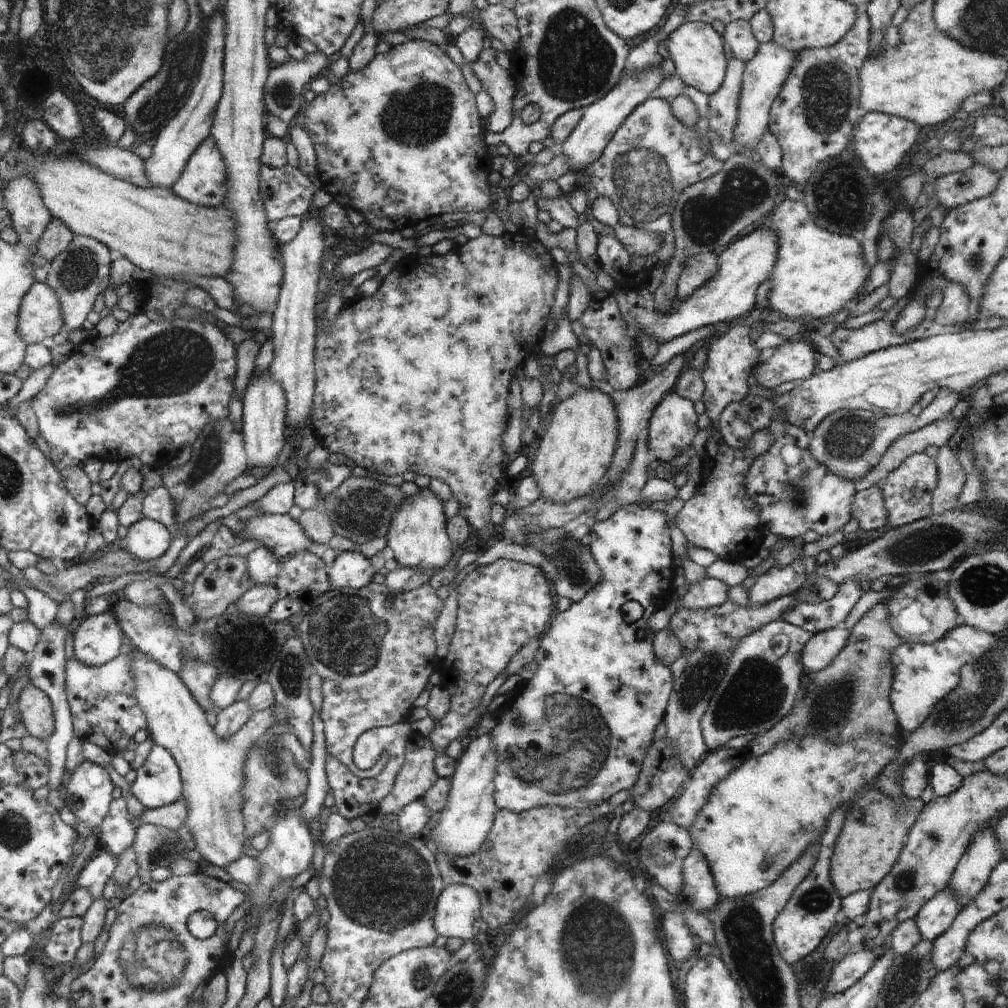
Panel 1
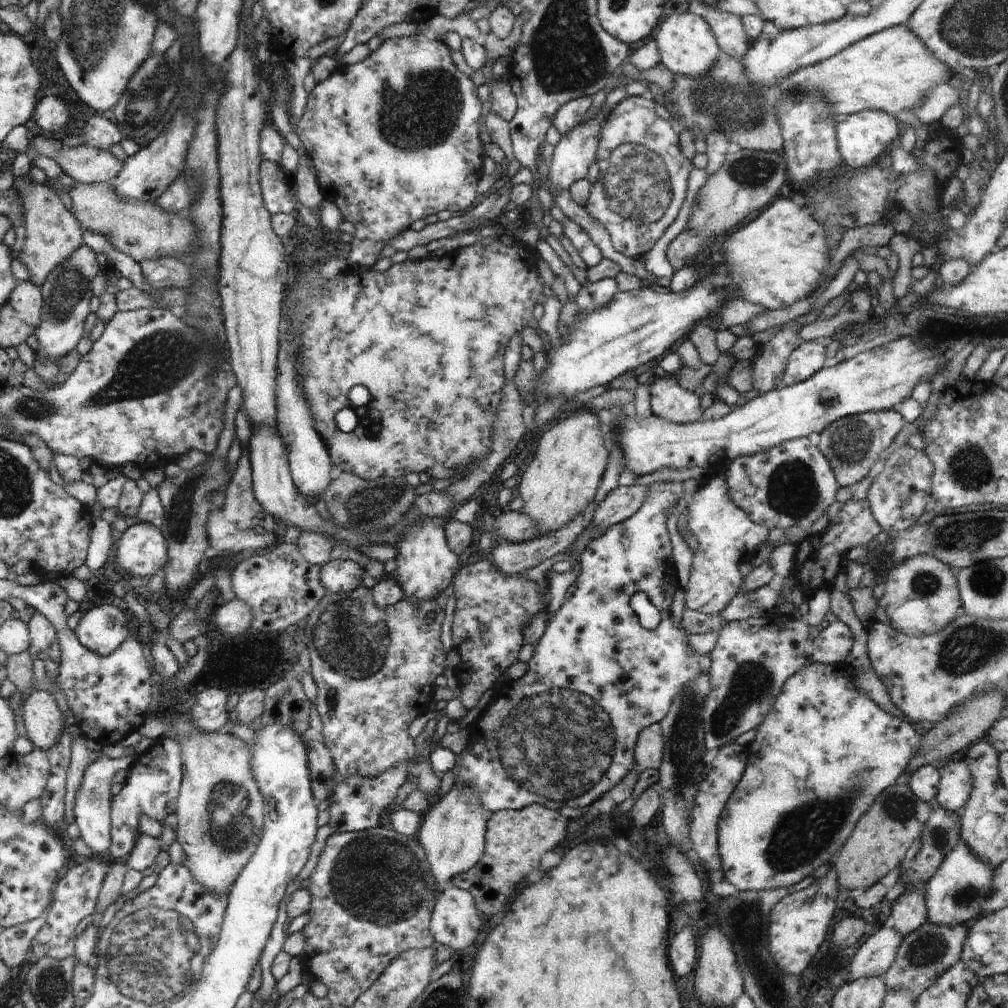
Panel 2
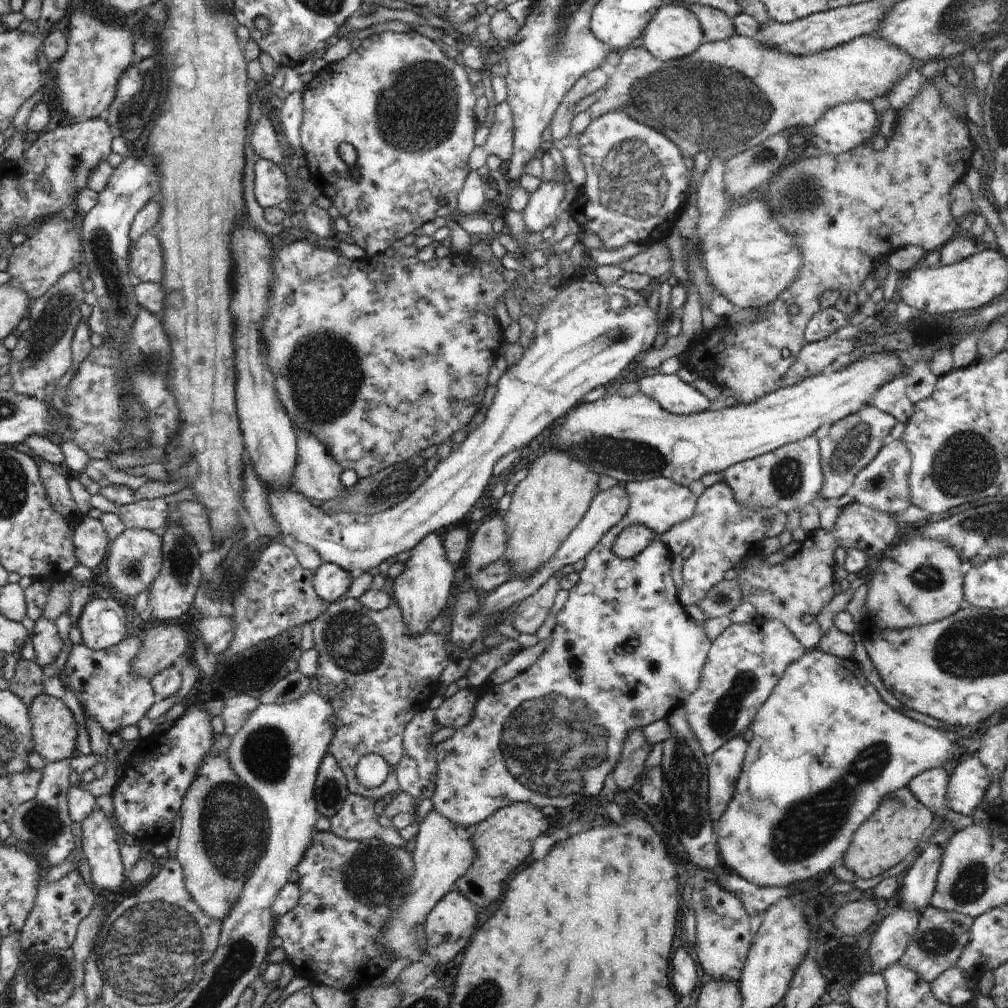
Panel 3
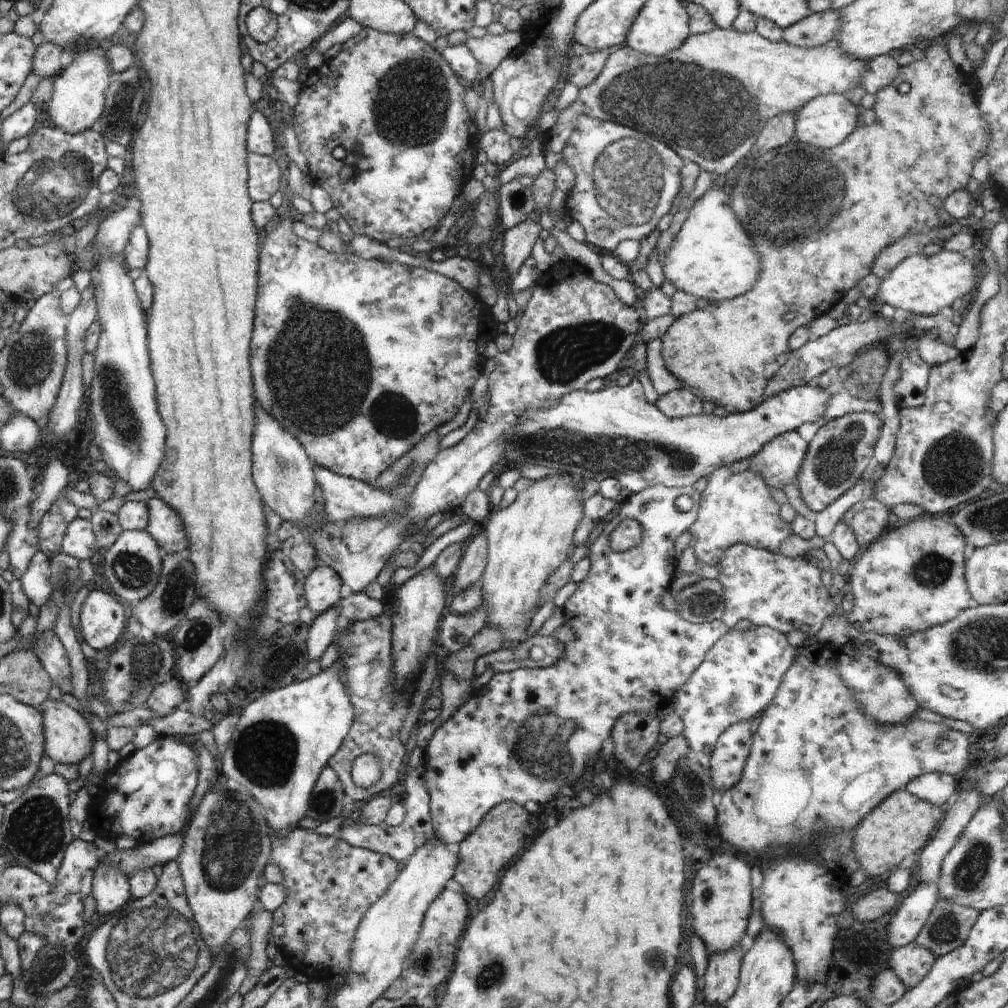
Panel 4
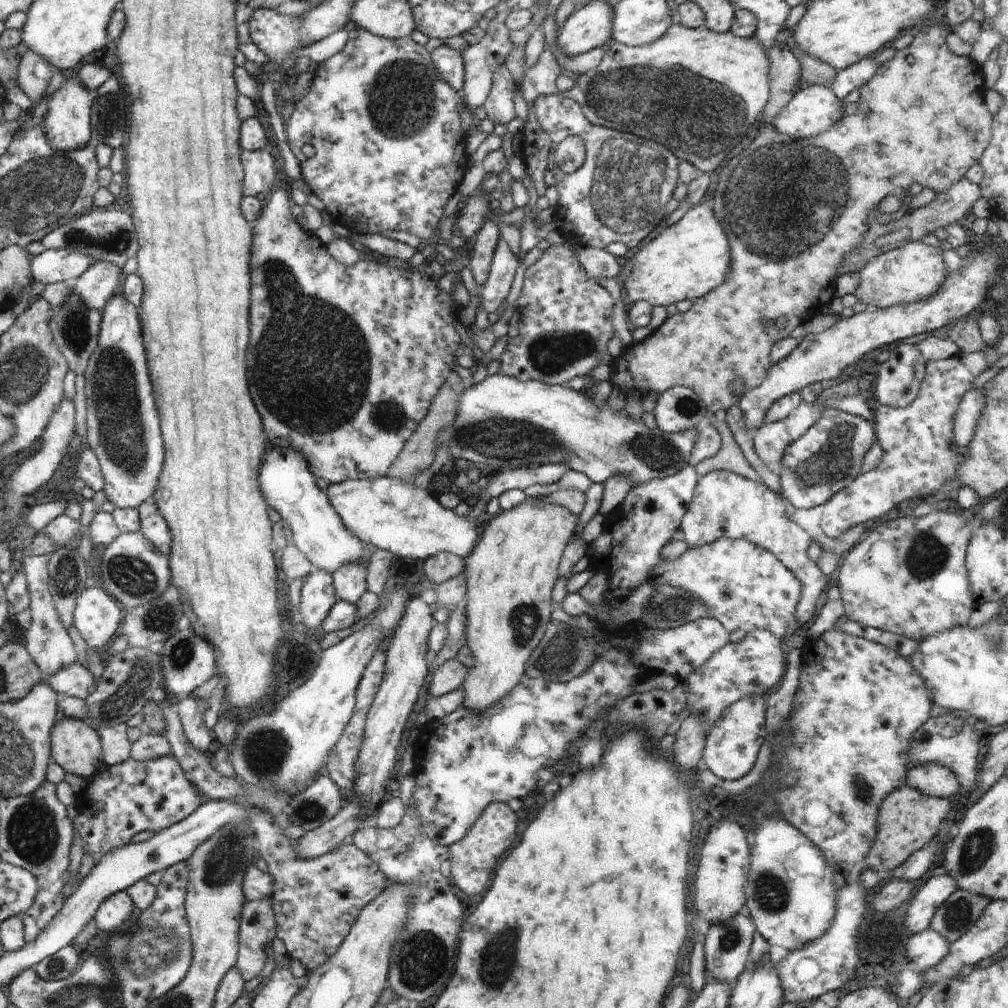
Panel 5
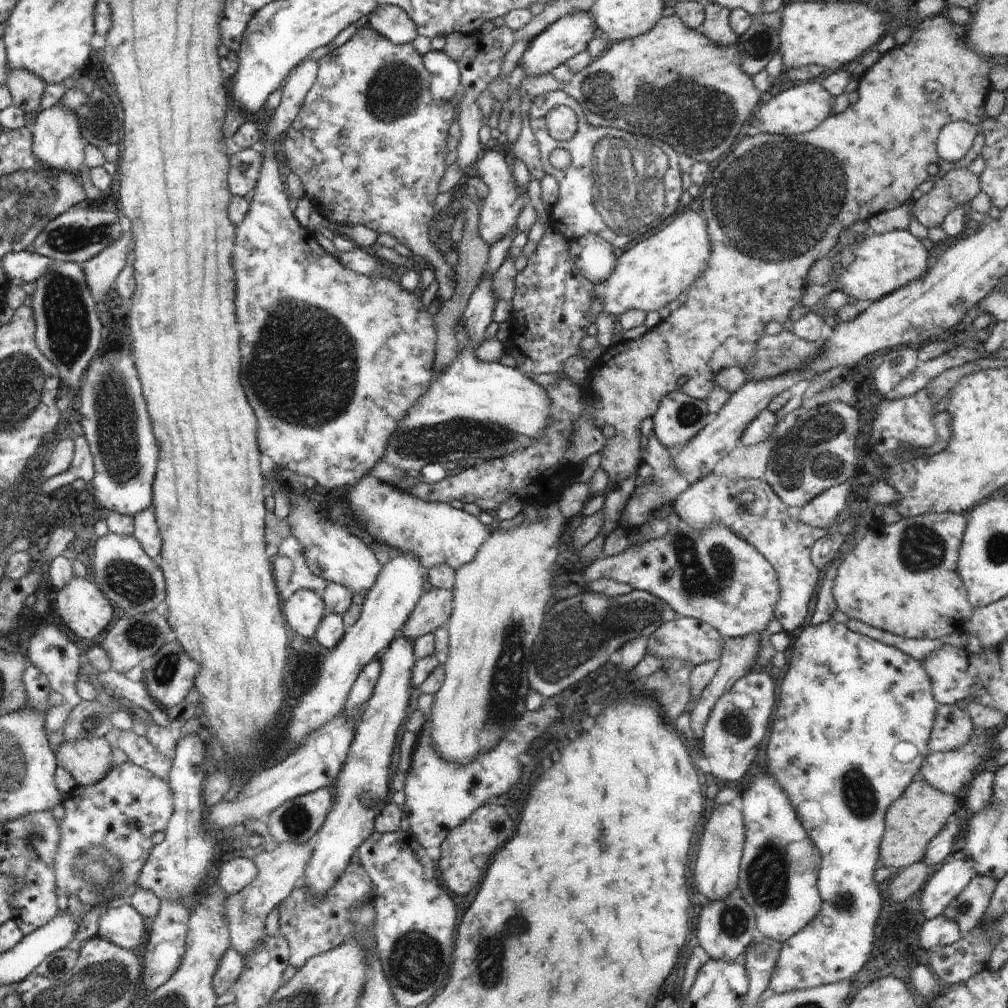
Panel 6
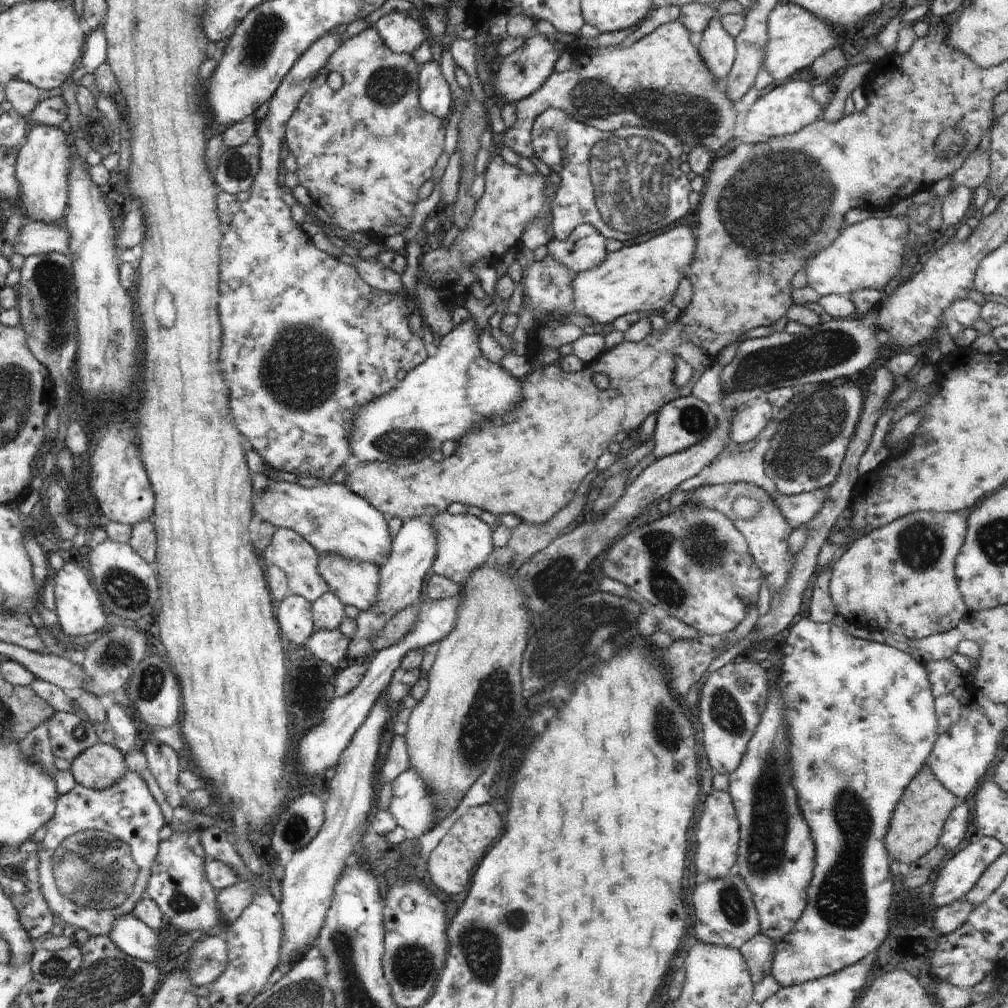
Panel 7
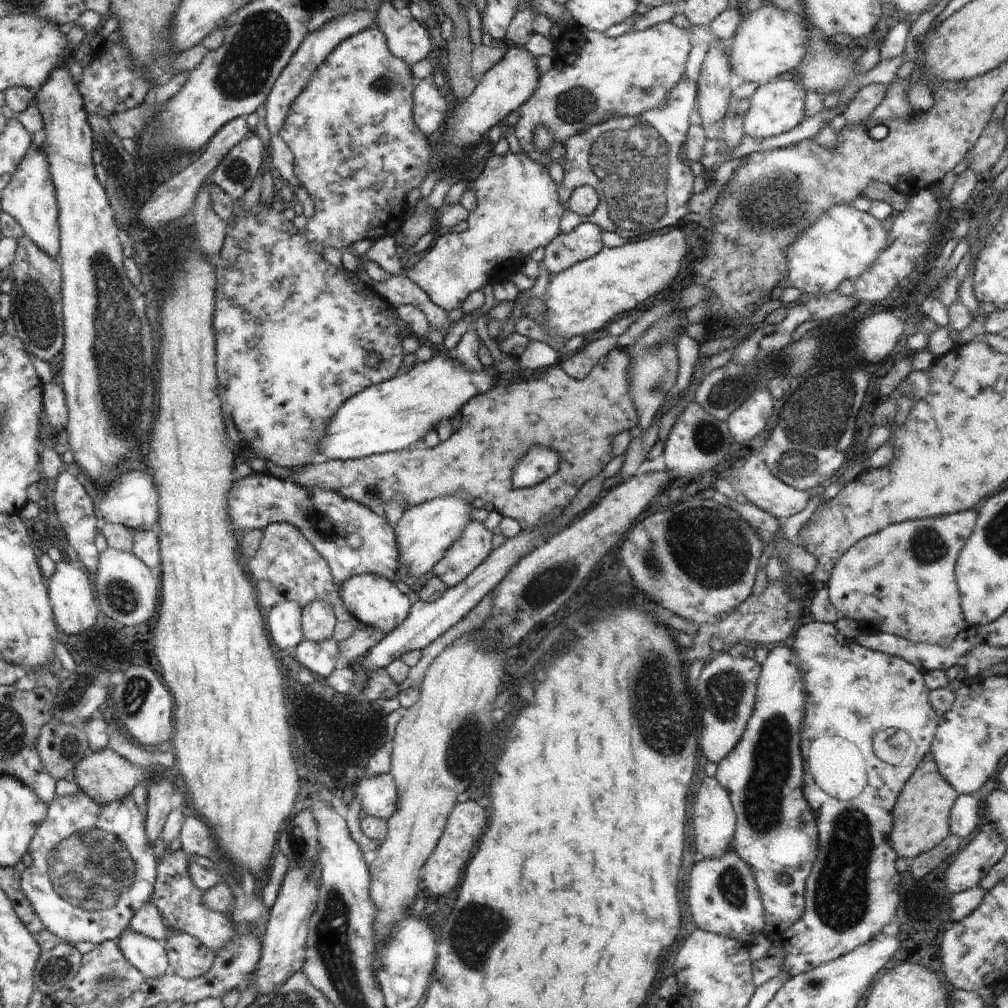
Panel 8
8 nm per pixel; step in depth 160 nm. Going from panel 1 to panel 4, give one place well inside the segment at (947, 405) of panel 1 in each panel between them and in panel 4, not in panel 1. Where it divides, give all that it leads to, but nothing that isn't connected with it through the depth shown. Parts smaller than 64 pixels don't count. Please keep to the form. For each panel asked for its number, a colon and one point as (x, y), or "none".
2: (852, 445)
3: (847, 446)
4: (841, 451)

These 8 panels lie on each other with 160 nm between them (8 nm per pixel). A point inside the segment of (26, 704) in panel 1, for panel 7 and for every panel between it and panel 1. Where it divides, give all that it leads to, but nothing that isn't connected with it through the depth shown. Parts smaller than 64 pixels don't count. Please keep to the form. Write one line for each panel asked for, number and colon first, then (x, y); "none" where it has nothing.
2: (43, 720)
3: (54, 729)
4: (68, 738)
5: (76, 747)
6: (88, 760)
7: (101, 765)

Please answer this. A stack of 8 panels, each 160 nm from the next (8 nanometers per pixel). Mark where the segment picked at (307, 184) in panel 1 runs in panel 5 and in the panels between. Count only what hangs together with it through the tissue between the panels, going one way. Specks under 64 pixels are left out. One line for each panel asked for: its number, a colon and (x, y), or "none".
2: (277, 185)
3: (271, 186)
4: (264, 180)
5: (259, 169)

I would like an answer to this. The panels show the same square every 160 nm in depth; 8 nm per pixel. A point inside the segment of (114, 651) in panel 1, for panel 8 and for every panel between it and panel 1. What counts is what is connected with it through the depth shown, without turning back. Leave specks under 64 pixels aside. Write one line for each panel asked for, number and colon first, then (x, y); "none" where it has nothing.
2: (103, 629)
3: (102, 623)
4: (102, 619)
5: (96, 616)
6: (81, 605)
7: (79, 611)
8: (74, 605)

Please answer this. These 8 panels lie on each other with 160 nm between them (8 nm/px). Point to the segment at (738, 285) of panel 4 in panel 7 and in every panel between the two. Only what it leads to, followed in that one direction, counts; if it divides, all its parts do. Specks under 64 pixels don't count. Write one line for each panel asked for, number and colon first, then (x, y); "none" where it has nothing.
5: (690, 259)
6: (651, 274)
7: (643, 277)

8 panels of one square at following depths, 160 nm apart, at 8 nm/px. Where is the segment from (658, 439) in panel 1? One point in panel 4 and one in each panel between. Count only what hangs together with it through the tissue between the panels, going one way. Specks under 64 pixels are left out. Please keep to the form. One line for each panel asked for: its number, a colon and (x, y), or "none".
2: (669, 400)
3: (673, 394)
4: (678, 403)

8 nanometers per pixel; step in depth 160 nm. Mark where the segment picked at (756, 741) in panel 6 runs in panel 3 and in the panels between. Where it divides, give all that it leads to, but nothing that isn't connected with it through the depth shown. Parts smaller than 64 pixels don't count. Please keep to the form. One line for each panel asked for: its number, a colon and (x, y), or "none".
3: (725, 767)
4: (726, 764)
5: (731, 748)

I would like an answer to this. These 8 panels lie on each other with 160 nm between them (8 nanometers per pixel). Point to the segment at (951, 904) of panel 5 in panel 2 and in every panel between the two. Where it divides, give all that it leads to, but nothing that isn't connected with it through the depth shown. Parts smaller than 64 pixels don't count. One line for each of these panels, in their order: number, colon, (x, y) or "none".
2: (928, 952)
3: (936, 946)
4: (948, 926)

